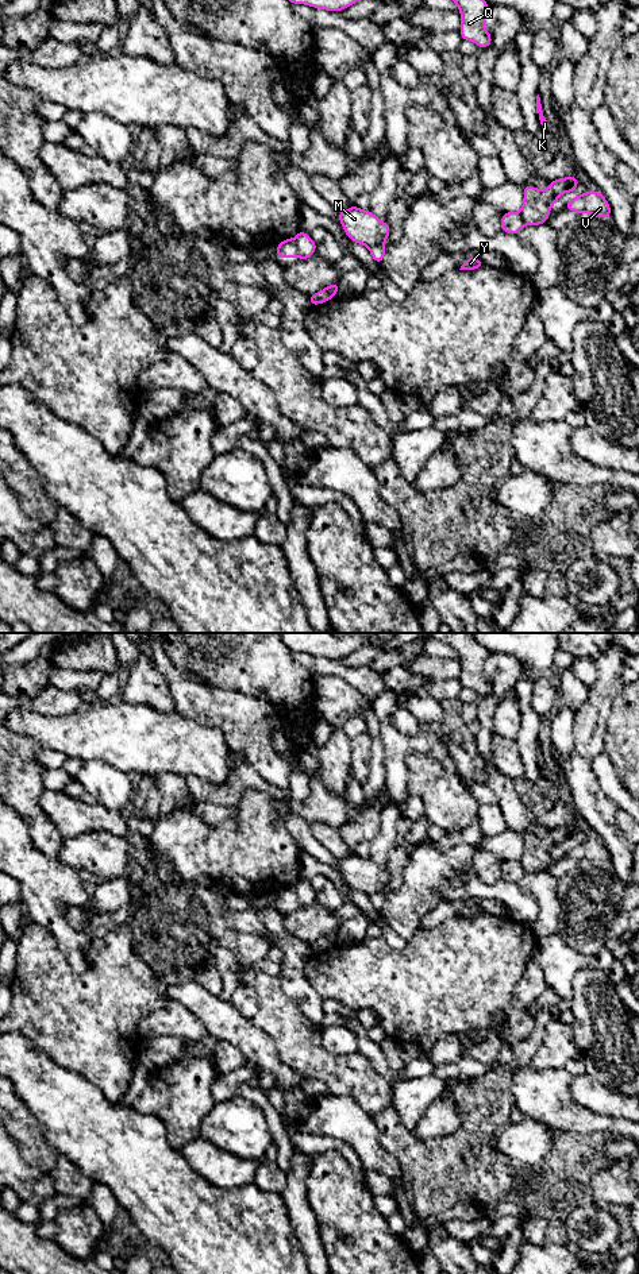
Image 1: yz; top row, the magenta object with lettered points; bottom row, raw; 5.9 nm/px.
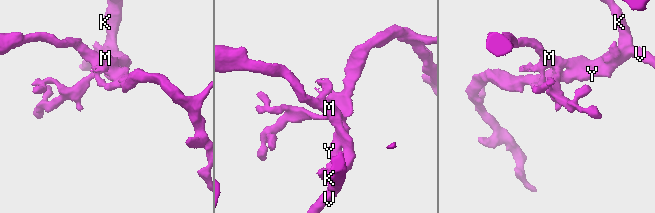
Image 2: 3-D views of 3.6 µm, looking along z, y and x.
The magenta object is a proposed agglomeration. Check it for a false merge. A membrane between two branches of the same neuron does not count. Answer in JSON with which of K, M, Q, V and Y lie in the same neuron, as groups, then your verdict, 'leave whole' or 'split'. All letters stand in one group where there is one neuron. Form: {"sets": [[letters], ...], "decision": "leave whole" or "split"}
{"sets": [["K", "Q", "Y"], ["M", "V"]], "decision": "split"}

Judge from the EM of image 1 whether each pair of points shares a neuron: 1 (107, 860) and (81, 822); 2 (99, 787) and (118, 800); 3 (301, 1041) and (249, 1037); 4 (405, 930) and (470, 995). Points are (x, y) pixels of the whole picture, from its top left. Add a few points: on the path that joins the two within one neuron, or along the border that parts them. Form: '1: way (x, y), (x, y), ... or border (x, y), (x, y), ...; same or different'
1: border (119, 834), (89, 830), (65, 840); different
2: way (103, 787), (114, 796); same
3: border (250, 1020), (272, 1039), (277, 1056), (287, 1066); different
4: border (418, 927), (408, 941); different

